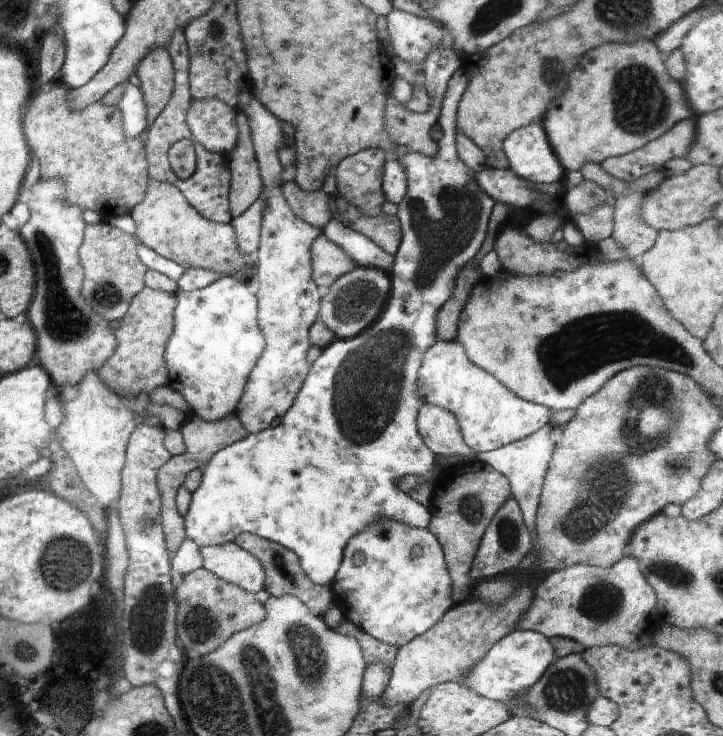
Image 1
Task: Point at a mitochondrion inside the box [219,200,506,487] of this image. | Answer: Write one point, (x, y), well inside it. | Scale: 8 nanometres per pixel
(368, 387)

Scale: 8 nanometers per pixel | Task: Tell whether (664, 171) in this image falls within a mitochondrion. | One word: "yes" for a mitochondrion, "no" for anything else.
no

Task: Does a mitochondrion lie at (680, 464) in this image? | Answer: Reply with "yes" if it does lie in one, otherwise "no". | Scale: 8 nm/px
yes

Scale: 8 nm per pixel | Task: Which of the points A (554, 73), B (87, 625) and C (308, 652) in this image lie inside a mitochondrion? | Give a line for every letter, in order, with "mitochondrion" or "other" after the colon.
A: mitochondrion
B: other
C: mitochondrion

